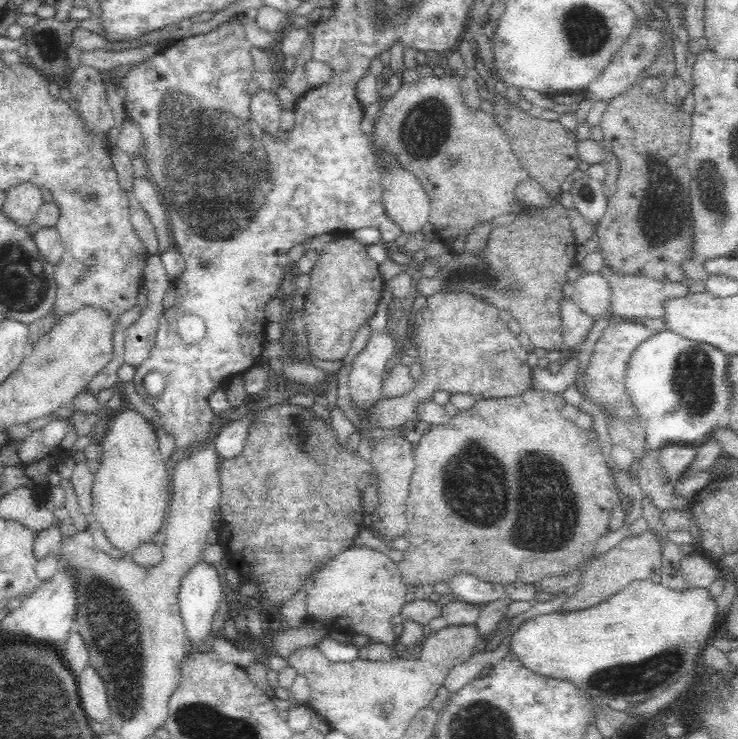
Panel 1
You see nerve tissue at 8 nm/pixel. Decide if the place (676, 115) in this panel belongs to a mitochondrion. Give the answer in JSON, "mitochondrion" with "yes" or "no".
{"mitochondrion":"no"}

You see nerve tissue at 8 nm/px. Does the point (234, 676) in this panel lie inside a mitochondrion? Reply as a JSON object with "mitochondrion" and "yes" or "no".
{"mitochondrion":"no"}

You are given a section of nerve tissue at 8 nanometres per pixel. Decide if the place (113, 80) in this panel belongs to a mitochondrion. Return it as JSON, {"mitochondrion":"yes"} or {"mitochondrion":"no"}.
{"mitochondrion":"no"}

